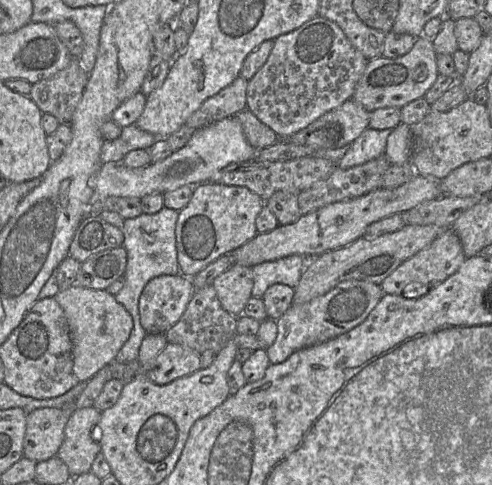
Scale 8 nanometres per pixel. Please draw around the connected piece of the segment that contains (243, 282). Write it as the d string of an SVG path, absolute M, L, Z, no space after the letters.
M239 264L232 265L213 281L221 306L235 317L243 315L244 308L252 297L253 286L252 267Z

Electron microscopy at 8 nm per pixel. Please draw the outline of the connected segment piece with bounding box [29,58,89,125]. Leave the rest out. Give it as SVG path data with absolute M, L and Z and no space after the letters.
M78 58L49 78L32 84L29 97L42 113L55 116L60 124L69 124L79 104L89 74L86 73Z

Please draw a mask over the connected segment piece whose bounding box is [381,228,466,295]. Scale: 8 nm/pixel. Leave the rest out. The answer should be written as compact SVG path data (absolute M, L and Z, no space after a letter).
M452 228L445 229L427 248L403 262L381 283L384 294L401 295L405 287L412 283L426 286L437 285L453 275L463 264L466 256L461 241Z

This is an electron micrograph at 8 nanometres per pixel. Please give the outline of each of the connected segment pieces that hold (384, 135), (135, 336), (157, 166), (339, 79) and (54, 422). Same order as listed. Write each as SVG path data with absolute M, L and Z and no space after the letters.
M367 127L350 145L337 166L349 169L384 155L388 136L393 129L378 130Z
M164 206L155 214L142 213L136 218L124 220L123 247L127 252L126 271L123 275L125 285L114 297L130 313L133 319L133 329L128 340L118 352L115 359L116 363L137 362L141 343L148 334L141 325L139 314L139 299L146 284L160 275L177 275L180 273L175 235L178 216L179 211Z
M236 116L224 118L194 131L191 139L181 149L167 158L142 168L128 168L122 163L103 163L100 170L88 181L93 190L90 205L107 197L135 197L174 191L182 186L196 186L213 182L213 177L223 168L233 163L257 159L257 149L247 141L243 127Z
M321 16L274 39L264 65L248 82L247 108L279 138L288 138L352 99L368 63L333 21Z
M48 407L28 412L23 457L41 462L57 456L71 412Z

